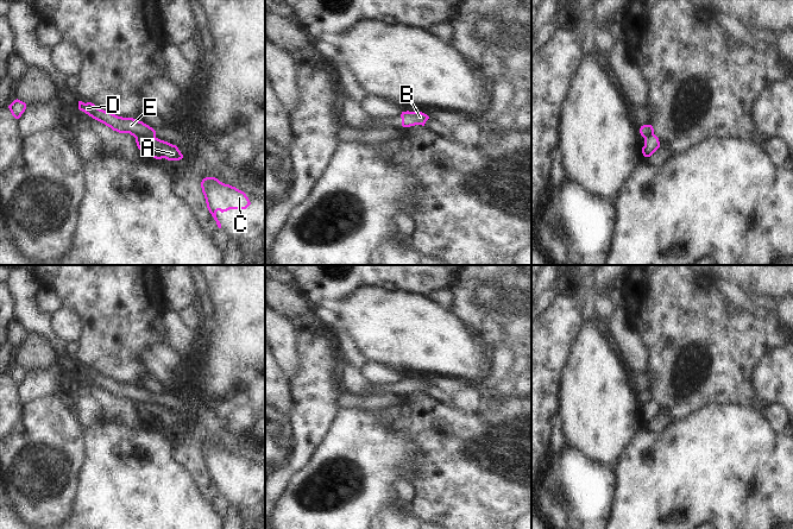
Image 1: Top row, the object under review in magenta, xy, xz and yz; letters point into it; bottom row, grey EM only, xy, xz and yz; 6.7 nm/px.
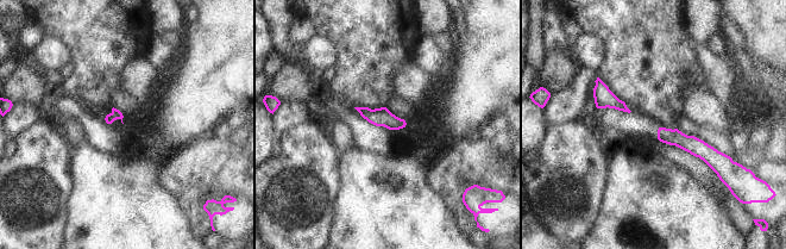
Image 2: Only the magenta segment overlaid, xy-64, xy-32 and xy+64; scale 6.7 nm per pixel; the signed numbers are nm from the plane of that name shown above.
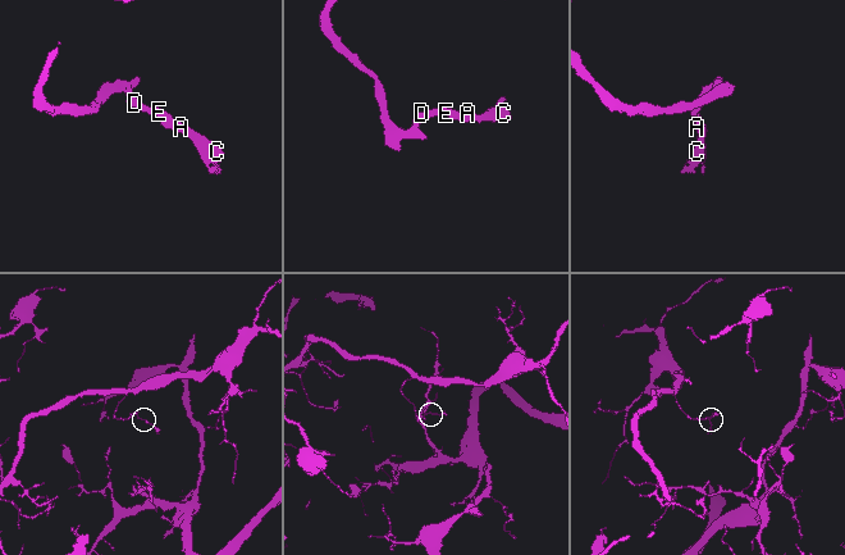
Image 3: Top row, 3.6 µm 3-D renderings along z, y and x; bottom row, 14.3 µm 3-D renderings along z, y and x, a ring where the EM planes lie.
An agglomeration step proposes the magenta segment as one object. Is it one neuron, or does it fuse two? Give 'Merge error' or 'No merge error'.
Merge error.

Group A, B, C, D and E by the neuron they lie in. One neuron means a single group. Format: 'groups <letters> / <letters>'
groups A B C / D E

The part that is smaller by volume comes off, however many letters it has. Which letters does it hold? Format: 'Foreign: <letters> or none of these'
Foreign: A, B, C.

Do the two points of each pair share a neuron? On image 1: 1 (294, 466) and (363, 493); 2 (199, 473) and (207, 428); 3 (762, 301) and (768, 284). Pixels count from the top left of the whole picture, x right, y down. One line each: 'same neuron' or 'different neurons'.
1: different neurons
2: same neuron
3: different neurons

